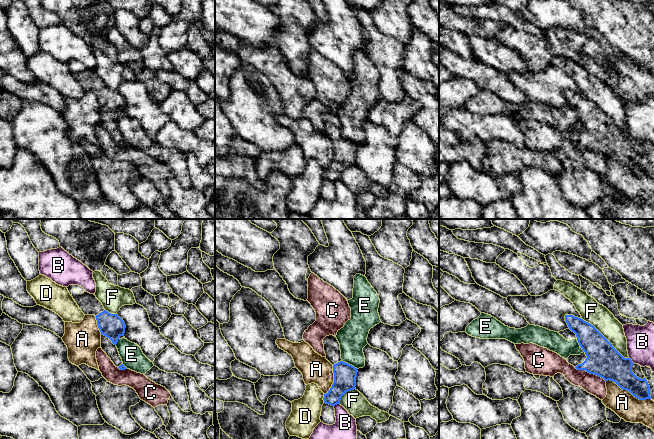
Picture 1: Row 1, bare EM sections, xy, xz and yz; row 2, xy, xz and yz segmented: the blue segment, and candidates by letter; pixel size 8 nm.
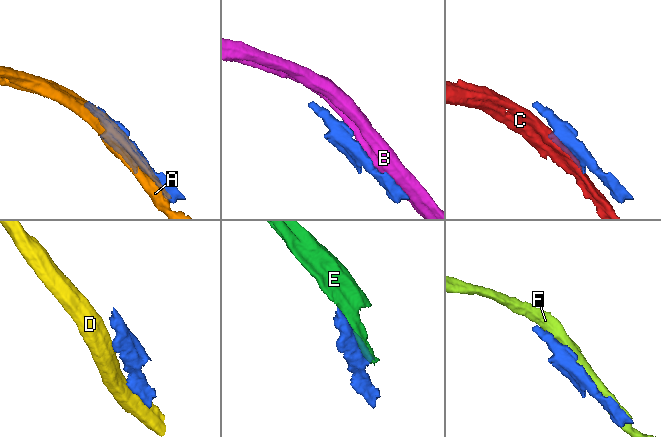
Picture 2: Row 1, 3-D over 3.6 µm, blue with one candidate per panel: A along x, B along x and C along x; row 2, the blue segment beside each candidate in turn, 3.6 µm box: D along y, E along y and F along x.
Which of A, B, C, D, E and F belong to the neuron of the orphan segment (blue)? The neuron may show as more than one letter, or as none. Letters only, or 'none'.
none

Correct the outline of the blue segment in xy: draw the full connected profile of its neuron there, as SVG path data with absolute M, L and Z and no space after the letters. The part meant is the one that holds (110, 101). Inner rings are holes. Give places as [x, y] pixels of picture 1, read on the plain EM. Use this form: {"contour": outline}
{"contour": "M104 86L95 92L101 108L101 124L120 146L127 145L122 138L116 120L120 112L124 112L125 99L117 91Z"}

